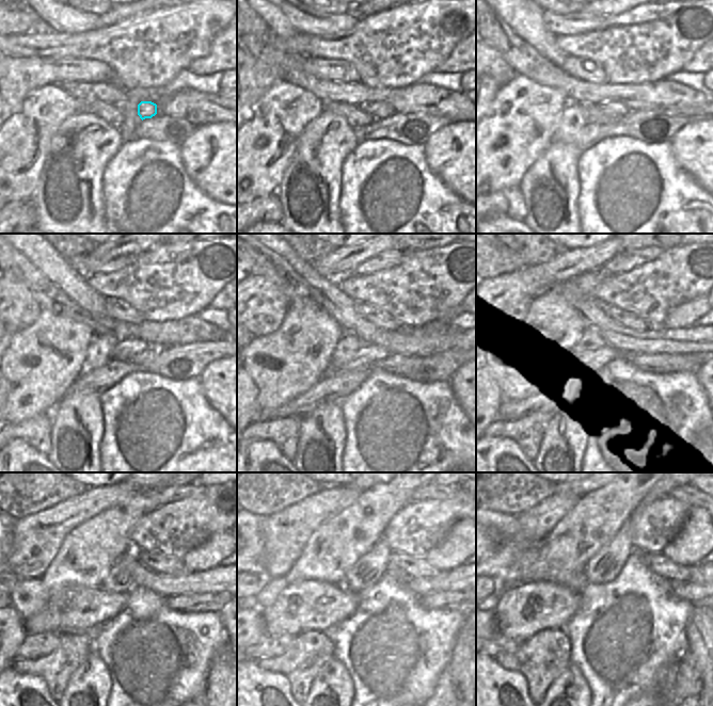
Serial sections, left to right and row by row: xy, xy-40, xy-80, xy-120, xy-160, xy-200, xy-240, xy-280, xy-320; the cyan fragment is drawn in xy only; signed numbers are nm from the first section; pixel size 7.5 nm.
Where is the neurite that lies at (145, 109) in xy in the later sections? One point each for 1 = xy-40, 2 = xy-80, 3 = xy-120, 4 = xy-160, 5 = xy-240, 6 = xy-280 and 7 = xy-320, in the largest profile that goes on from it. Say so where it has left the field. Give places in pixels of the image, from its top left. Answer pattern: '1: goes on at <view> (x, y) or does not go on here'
1: goes on at xy-40 (380, 110)
2: goes on at xy-80 (613, 108)
3: goes on at xy-120 (124, 349)
4: goes on at xy-160 (366, 356)
5: goes on at xy-240 (75, 609)
6: goes on at xy-280 (304, 606)
7: goes on at xy-320 (523, 610)

